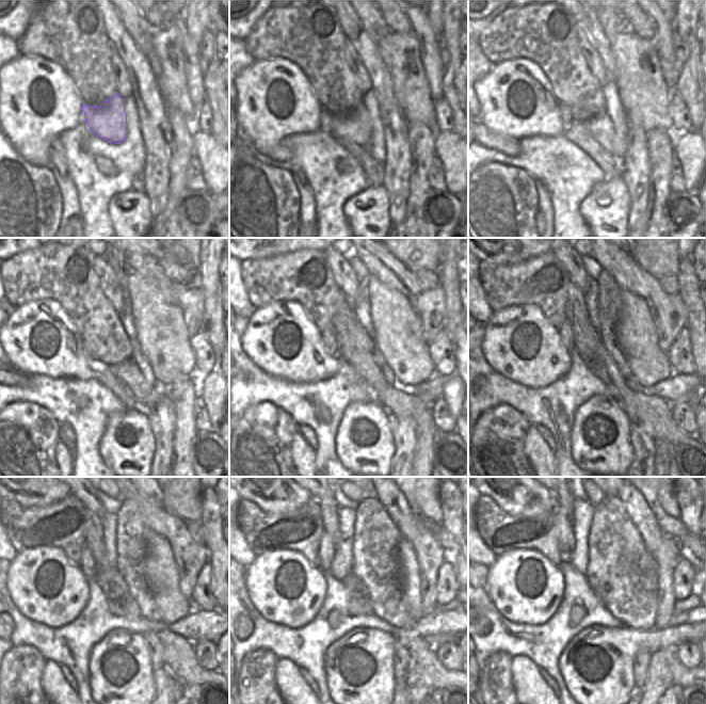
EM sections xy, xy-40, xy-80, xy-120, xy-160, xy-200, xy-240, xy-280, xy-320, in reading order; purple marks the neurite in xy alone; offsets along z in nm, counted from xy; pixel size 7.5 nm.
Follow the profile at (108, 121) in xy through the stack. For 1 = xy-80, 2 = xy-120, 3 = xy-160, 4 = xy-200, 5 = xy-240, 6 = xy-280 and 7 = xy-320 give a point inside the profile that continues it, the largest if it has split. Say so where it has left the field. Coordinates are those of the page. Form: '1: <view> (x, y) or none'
1: xy-80 (600, 127)
2: xy-120 (149, 396)
3: xy-160 (398, 402)
4: xy-200 (653, 414)
5: xy-240 (179, 659)
6: xy-280 (422, 662)
7: xy-320 (680, 675)

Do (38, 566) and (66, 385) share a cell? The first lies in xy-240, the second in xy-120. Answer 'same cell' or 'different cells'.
different cells

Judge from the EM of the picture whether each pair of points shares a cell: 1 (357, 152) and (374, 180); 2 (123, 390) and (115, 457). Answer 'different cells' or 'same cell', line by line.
1: same cell
2: different cells

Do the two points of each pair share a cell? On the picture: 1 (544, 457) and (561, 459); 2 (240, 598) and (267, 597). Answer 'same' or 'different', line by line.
1: different
2: different

